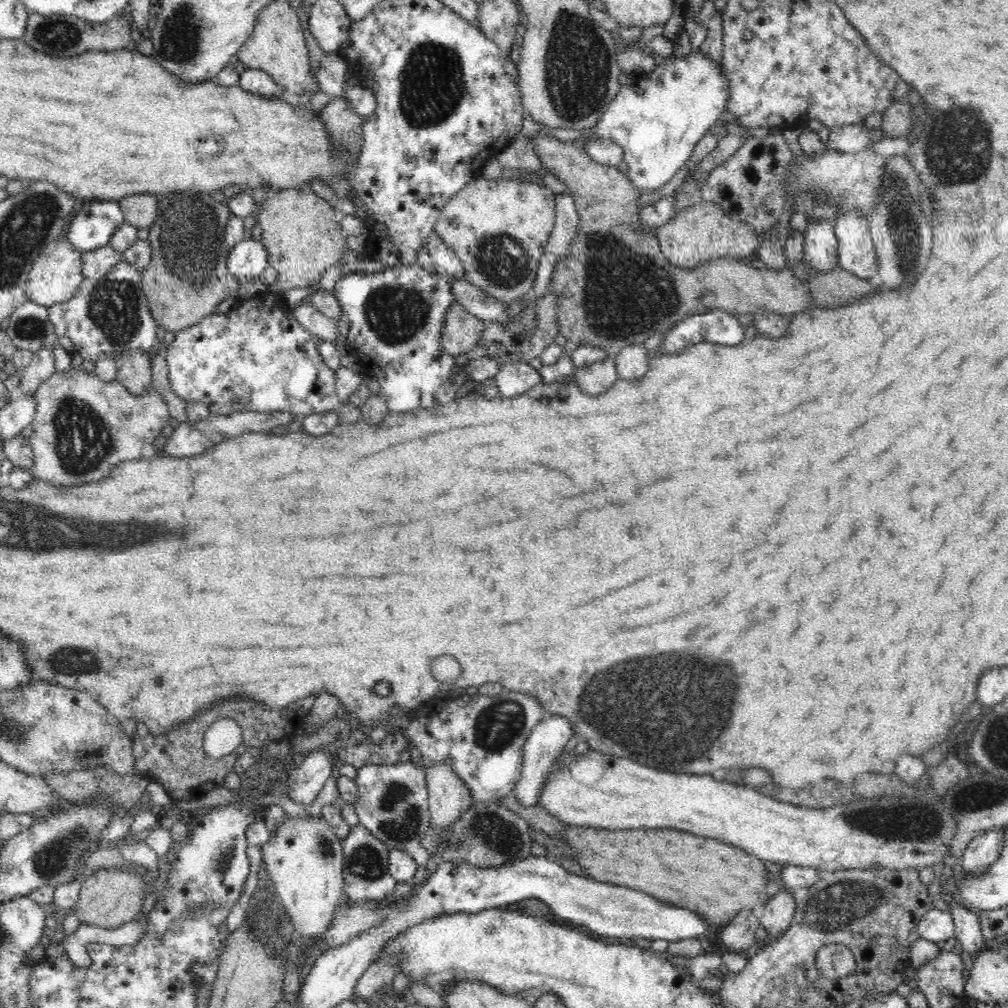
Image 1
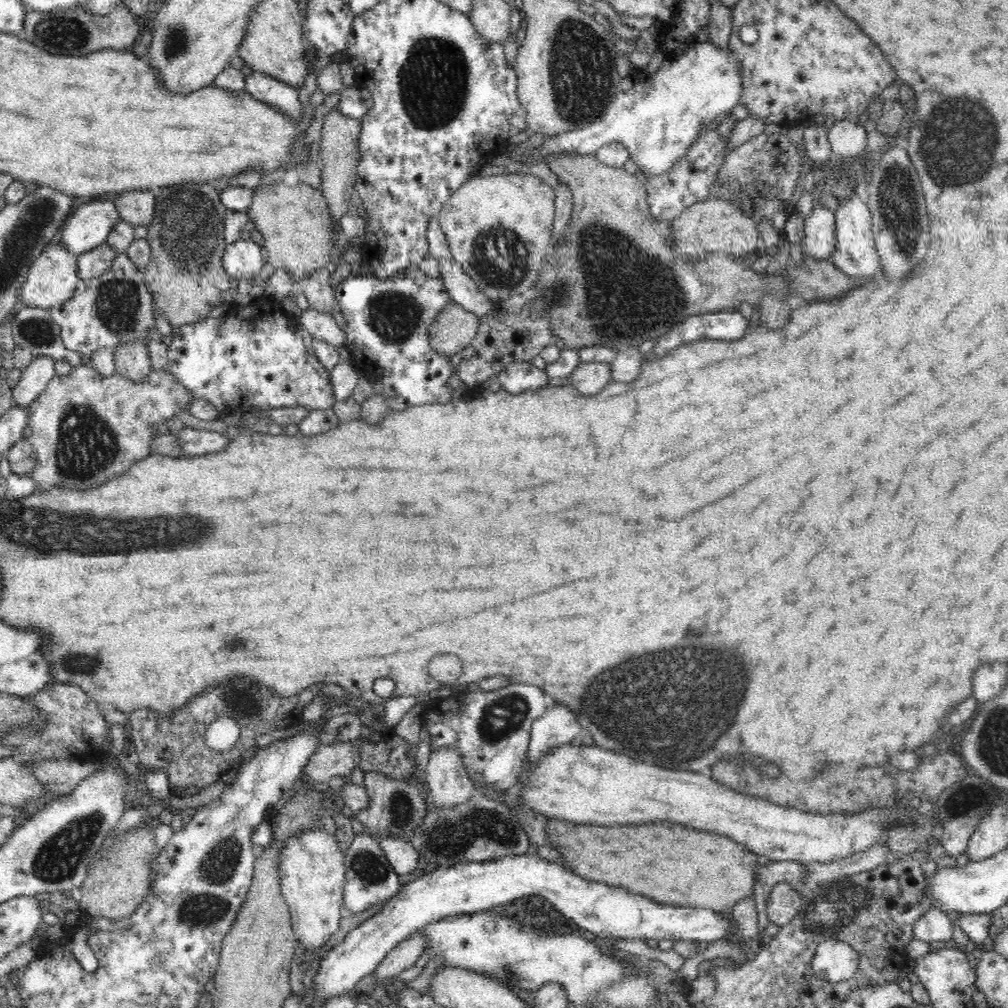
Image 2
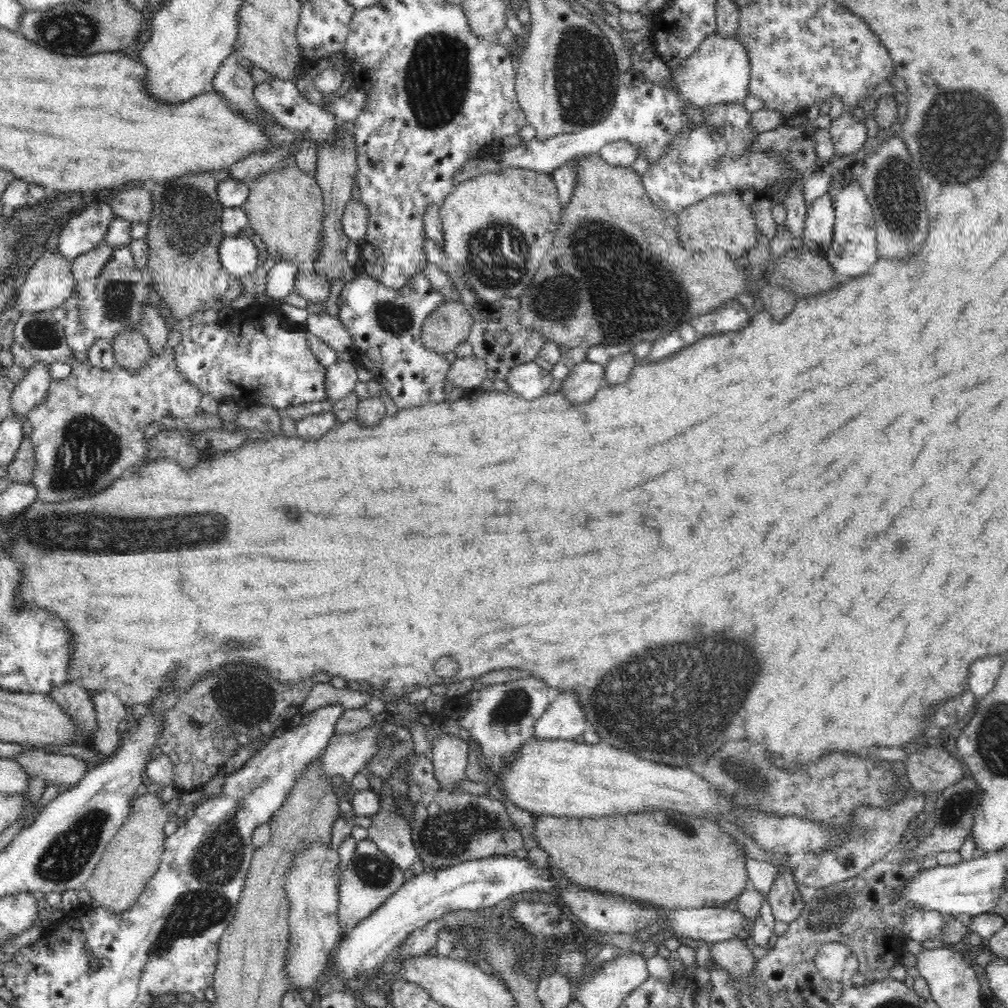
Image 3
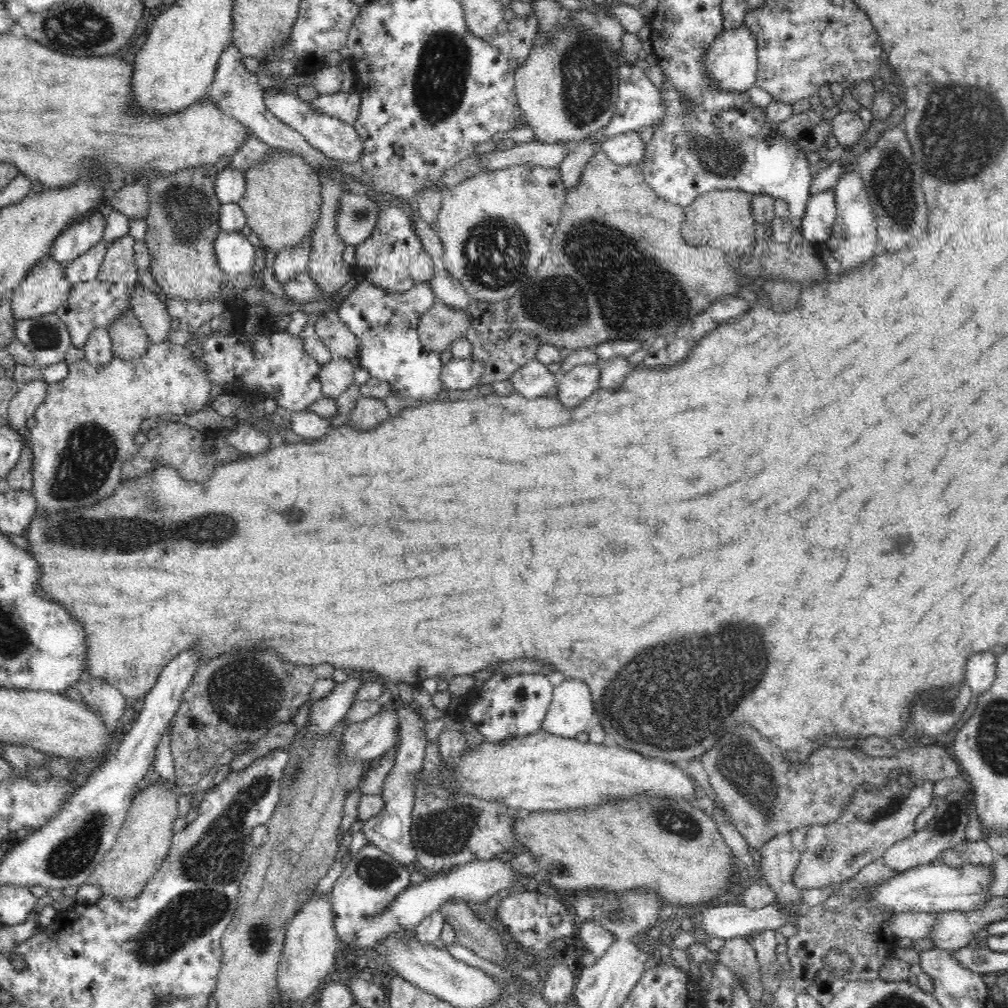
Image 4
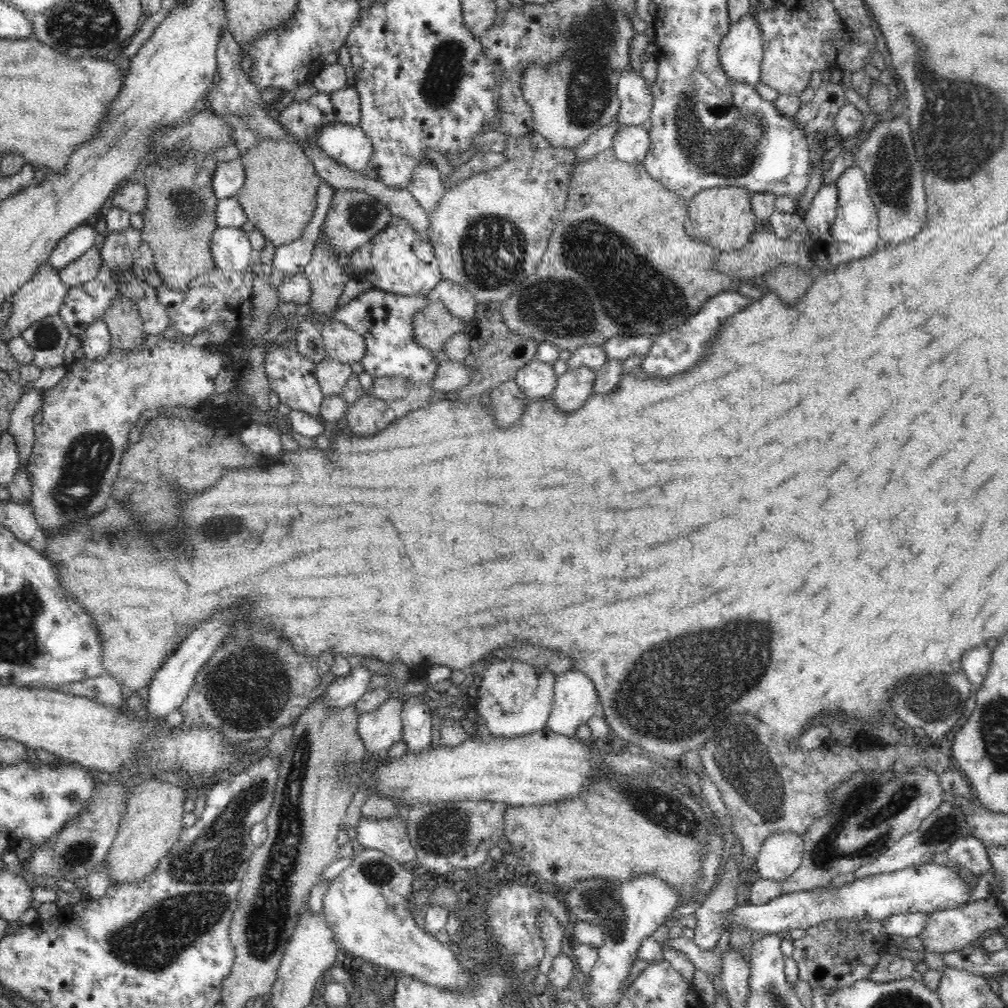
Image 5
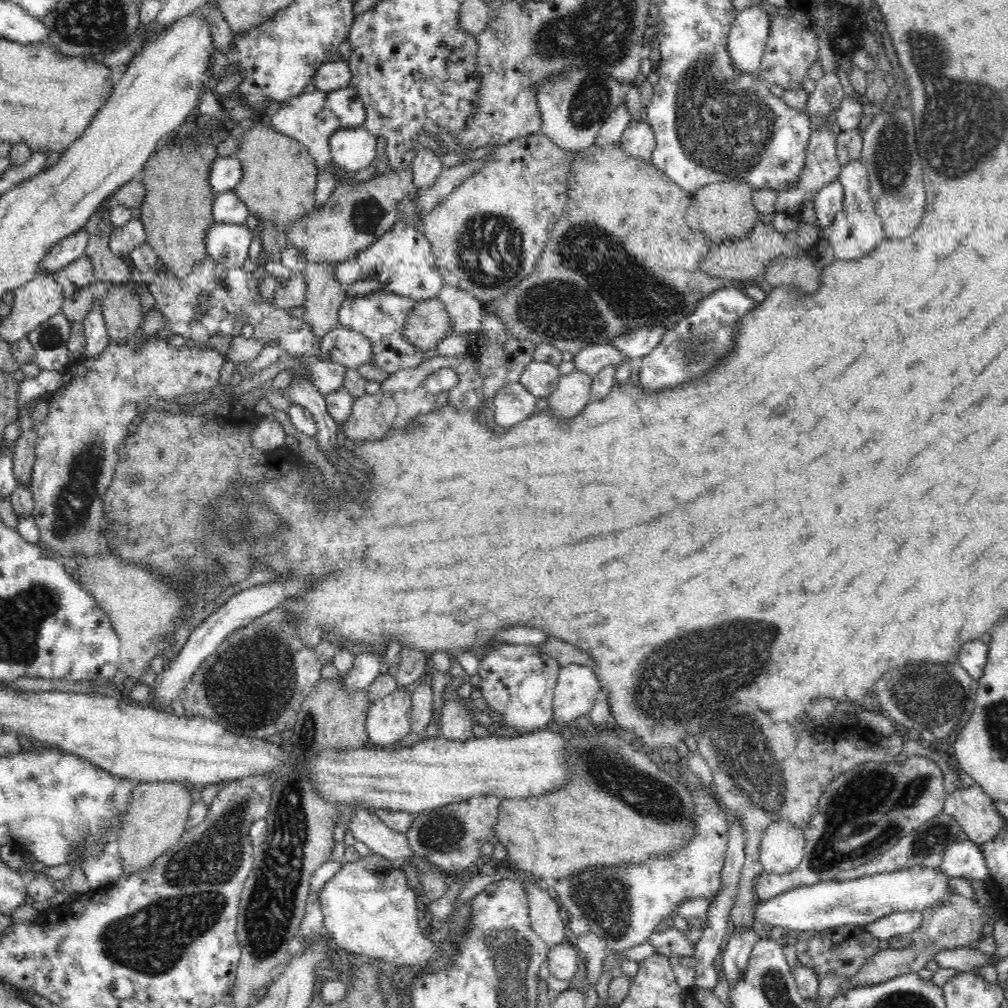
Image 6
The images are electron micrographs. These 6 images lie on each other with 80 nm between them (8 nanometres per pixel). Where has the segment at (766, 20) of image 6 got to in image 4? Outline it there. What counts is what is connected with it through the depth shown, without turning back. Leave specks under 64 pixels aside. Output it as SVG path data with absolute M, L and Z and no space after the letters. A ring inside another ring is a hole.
M743 24L740 28L721 32L709 46L703 56L705 76L709 78L710 87L718 92L744 92L755 85L758 59L757 42L753 30L748 30Z

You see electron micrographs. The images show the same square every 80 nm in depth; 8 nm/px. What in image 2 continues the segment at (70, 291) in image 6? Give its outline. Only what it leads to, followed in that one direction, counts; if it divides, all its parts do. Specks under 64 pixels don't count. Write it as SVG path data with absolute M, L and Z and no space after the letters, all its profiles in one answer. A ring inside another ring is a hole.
M105 243L78 255L78 278L82 282L90 282L102 276L112 266L116 254L117 252Z

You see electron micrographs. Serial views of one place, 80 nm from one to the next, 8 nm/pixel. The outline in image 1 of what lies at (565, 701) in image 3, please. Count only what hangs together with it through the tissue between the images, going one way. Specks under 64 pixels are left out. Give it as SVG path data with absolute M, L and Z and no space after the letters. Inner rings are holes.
M546 716L538 726L534 726L532 734L527 738L523 748L523 767L513 794L516 800L524 806L534 806L540 800L540 792L550 776L550 770L566 743L574 735L572 725L568 718L563 716Z

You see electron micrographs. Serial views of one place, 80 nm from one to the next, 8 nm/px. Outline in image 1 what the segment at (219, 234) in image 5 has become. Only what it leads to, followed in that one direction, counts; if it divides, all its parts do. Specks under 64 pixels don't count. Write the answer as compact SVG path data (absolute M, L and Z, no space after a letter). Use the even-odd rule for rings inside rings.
M249 239L231 248L227 265L230 274L242 283L259 280L259 276L270 265L270 259L262 241Z

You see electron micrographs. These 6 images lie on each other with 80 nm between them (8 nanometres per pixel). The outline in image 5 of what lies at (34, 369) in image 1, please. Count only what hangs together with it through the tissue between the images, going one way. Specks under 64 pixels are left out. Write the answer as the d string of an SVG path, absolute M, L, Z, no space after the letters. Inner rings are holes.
M28 389L24 391L13 406L10 415L9 432L14 435L16 445L18 445L18 456L20 457L20 467L29 464L29 456L35 441L35 424L32 421L34 414L41 409L43 405L43 393L40 389Z

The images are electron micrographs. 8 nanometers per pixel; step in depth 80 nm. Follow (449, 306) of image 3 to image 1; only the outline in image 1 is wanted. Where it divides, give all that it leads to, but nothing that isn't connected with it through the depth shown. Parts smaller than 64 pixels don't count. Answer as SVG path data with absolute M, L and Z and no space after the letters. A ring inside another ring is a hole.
M456 302L446 312L440 347L443 353L455 357L466 354L478 345L482 338L482 330L484 330L484 322Z

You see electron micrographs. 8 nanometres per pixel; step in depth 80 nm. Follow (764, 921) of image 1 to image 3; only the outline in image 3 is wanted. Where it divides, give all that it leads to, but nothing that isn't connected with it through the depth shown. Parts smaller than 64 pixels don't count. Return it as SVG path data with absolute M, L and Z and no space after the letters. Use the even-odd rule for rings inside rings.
M772 854L769 855L769 860L774 861L780 867L780 874L774 880L767 896L771 912L775 920L792 922L800 916L805 902L795 882L794 871L790 867L790 856Z

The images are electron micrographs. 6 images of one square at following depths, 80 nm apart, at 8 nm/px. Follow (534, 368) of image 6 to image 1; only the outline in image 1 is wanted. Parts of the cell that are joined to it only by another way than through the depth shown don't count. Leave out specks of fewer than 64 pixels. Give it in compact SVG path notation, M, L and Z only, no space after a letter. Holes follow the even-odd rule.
M506 362L494 379L499 393L506 398L520 396L528 392L529 388L542 383L541 374L523 362Z

